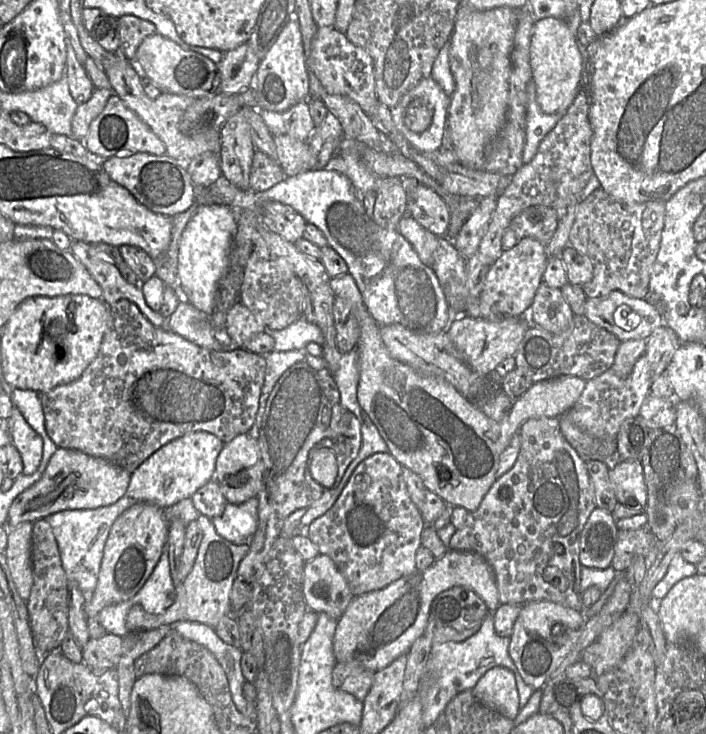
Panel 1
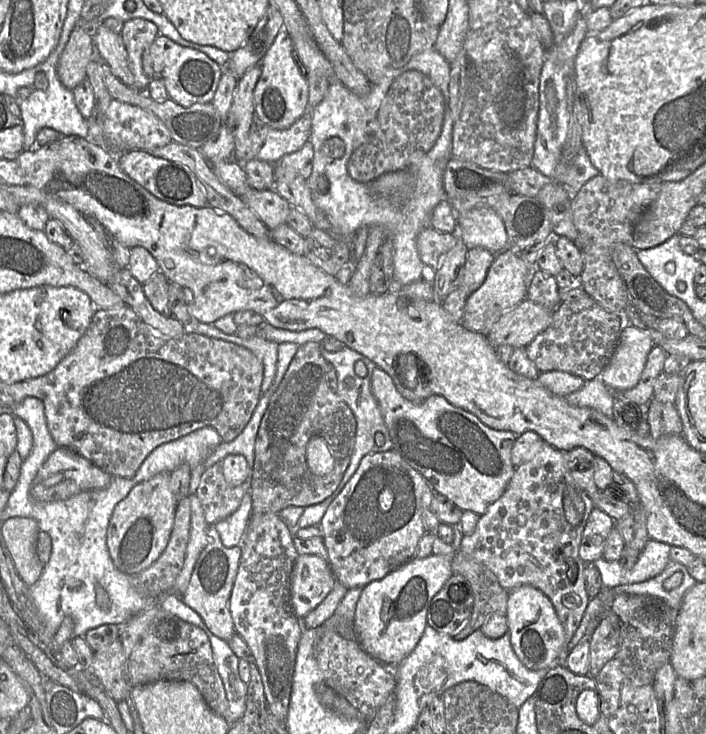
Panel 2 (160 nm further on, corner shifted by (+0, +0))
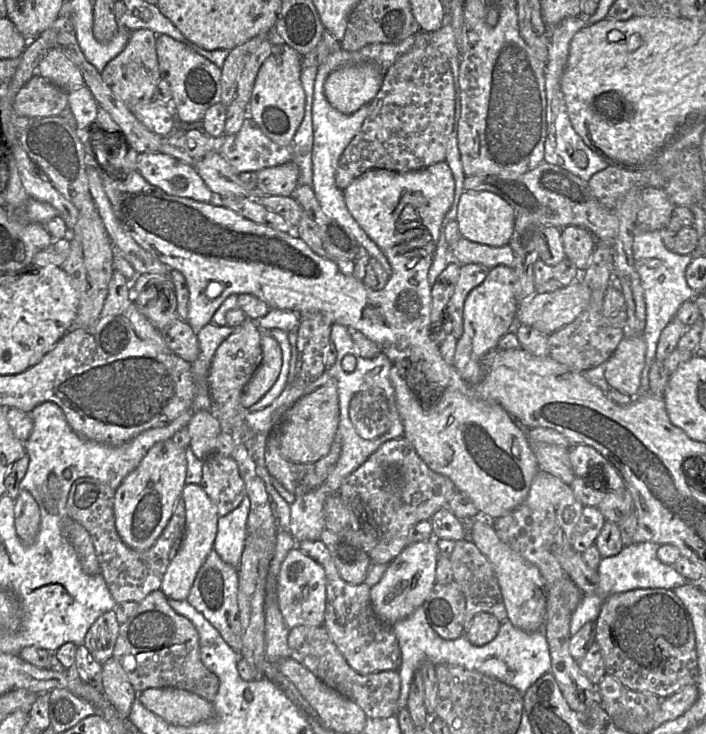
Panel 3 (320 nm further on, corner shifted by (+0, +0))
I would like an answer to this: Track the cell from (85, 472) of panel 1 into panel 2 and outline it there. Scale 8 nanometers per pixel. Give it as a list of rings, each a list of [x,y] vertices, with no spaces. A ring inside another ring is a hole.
[[[57,447],[44,462],[34,478],[30,494],[37,501],[68,499],[80,492],[107,487],[112,475],[72,449]]]

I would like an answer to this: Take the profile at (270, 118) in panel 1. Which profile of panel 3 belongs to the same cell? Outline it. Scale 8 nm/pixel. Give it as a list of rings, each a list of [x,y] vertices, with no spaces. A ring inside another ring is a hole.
[[[249,116],[240,130],[218,139],[218,152],[238,172],[258,171],[291,160],[292,144],[282,146],[268,138]]]

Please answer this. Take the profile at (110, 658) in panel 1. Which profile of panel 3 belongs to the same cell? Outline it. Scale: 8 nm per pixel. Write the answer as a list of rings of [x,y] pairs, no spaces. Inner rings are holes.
[[[113,657],[102,664],[102,692],[120,715],[129,716],[136,691]]]

